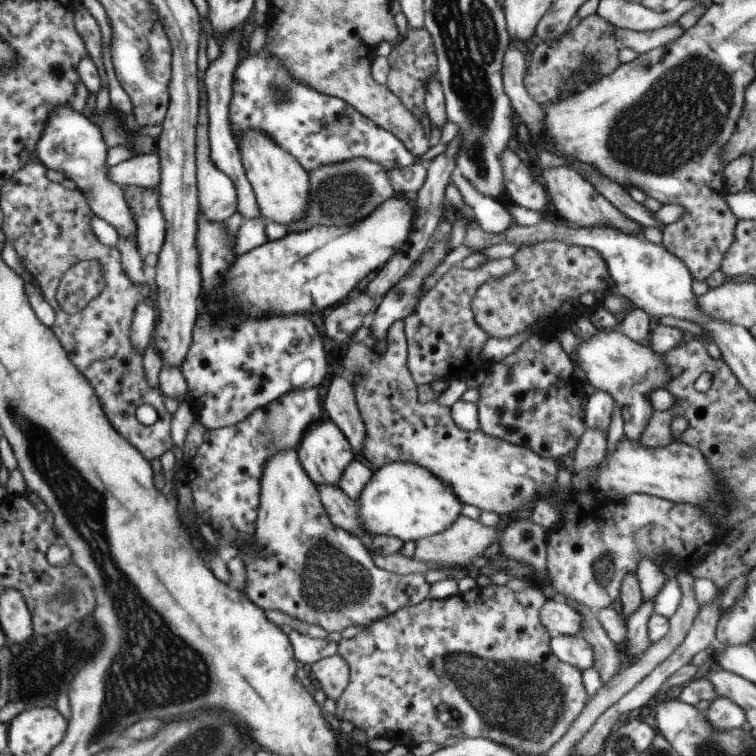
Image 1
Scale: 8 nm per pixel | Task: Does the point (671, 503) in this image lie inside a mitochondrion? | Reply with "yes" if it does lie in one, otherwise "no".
no

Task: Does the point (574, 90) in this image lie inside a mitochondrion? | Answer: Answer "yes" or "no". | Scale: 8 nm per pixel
no

